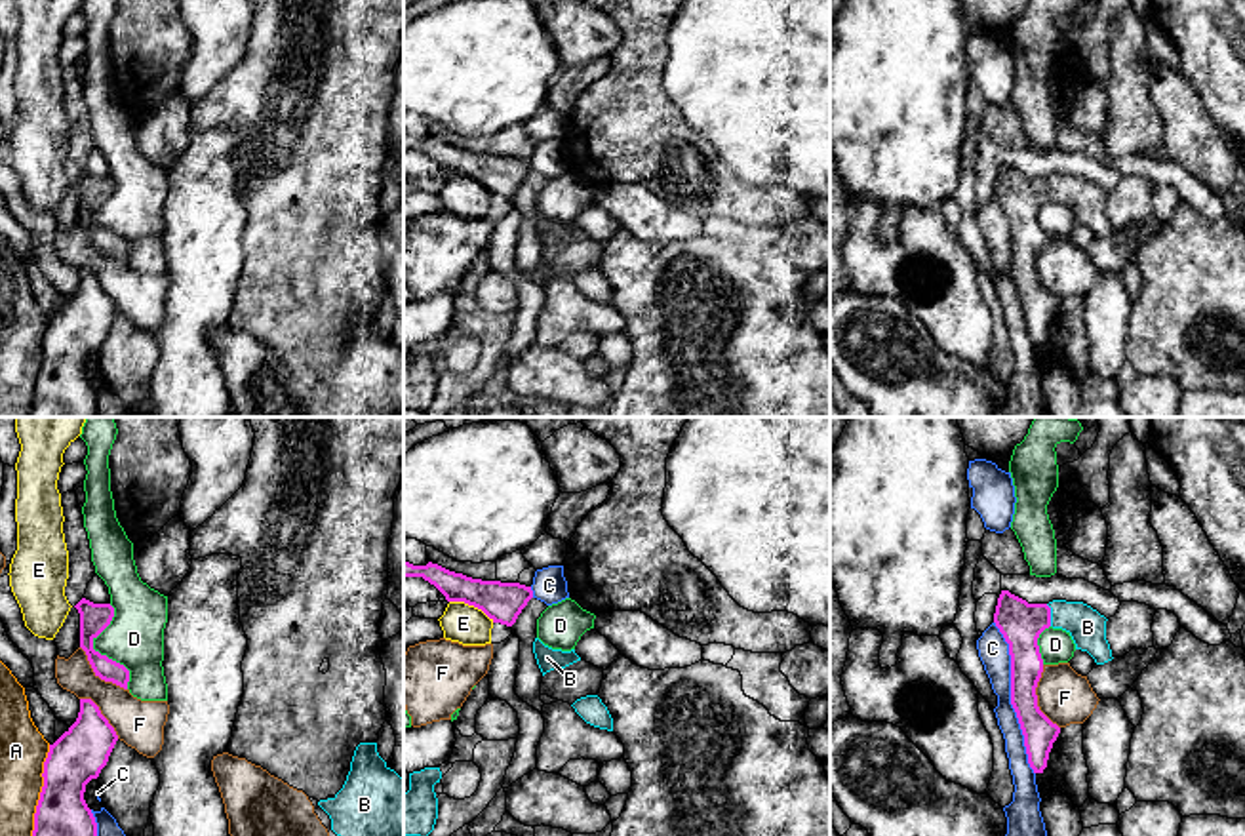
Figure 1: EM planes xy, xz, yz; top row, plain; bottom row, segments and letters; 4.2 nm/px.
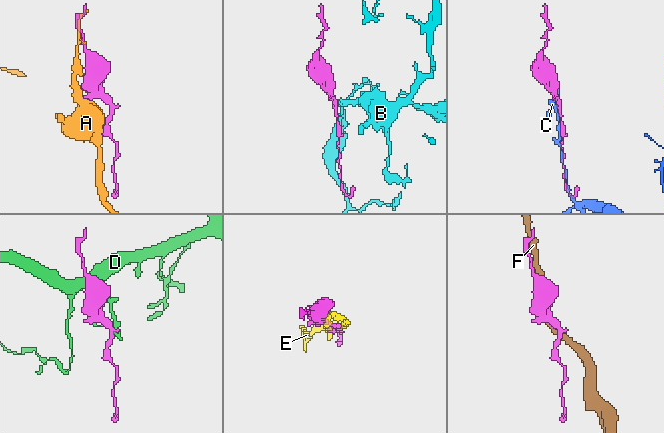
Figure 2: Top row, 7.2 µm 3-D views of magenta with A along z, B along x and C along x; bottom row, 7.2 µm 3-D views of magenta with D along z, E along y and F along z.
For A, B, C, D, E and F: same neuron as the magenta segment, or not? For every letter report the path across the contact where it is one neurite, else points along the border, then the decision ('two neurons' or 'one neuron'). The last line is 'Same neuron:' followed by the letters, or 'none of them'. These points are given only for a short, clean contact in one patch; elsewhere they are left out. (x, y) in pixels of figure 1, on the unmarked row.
A: two neurons
B: way yz (1021, 197), (1049, 189), (1072, 189), (1087, 200); one neuron
C: two neurons
D: two neurons
E: two neurons
F: border yz (1042, 238), (1036, 278), (1059, 301); two neurons
Same neuron: B

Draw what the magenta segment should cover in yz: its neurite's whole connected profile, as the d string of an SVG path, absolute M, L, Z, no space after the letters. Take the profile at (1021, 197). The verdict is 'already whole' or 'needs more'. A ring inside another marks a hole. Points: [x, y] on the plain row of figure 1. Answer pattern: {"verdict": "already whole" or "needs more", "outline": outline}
{"verdict": "needs more", "outline": "M1001 164L998 171L994 196L1009 217L1011 278L1034 347L1043 347L1053 316L1060 307L1060 301L1038 280L1036 261L1043 246L1038 211L1049 200L1062 202L1072 209L1076 223L1087 225L1097 238L1104 238L1114 232L1106 213L1106 194L1083 175L1028 177L1009 164Z"}

